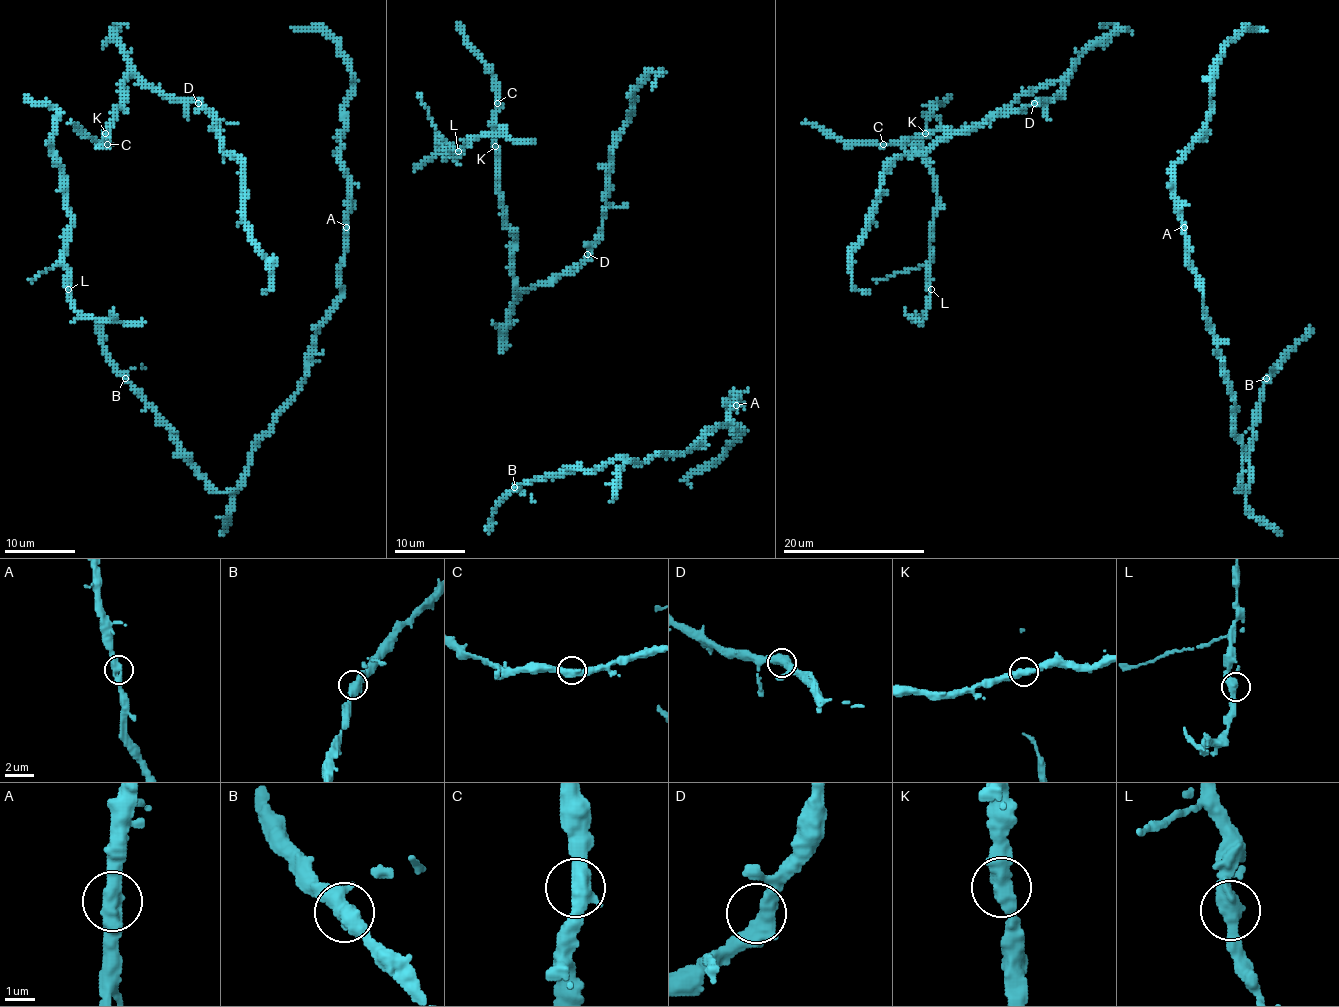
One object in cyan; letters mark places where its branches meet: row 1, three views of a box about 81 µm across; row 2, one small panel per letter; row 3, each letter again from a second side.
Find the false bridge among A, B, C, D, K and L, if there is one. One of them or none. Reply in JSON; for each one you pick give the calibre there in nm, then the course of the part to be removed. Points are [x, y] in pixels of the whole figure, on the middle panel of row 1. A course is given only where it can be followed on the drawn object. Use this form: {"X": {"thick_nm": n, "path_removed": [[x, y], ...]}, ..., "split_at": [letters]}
{"split_at": []}

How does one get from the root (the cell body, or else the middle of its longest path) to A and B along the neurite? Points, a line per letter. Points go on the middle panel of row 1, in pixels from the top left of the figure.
A: (724, 400), (738, 394), (736, 405)
B: (724, 400), (738, 394), (731, 423), (681, 455), (617, 458), (596, 472), (514, 487)

